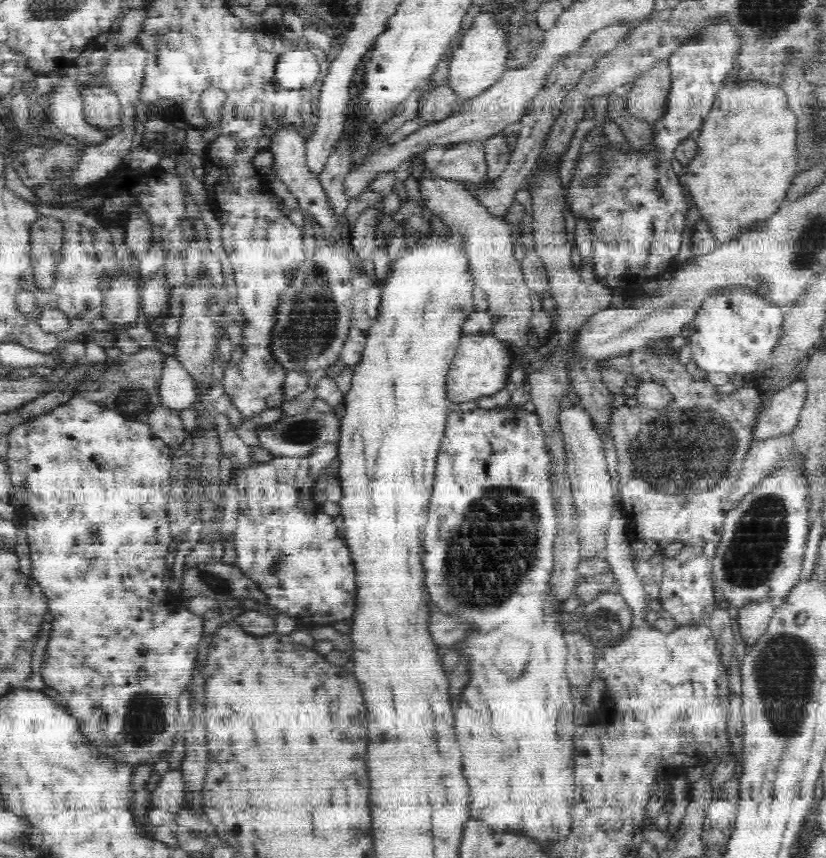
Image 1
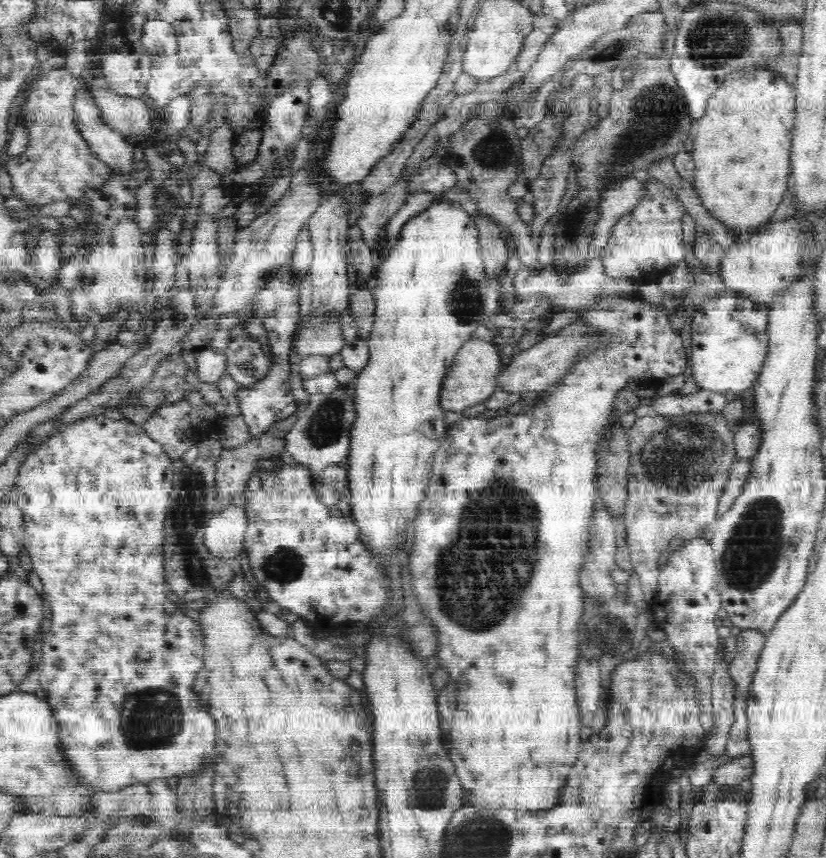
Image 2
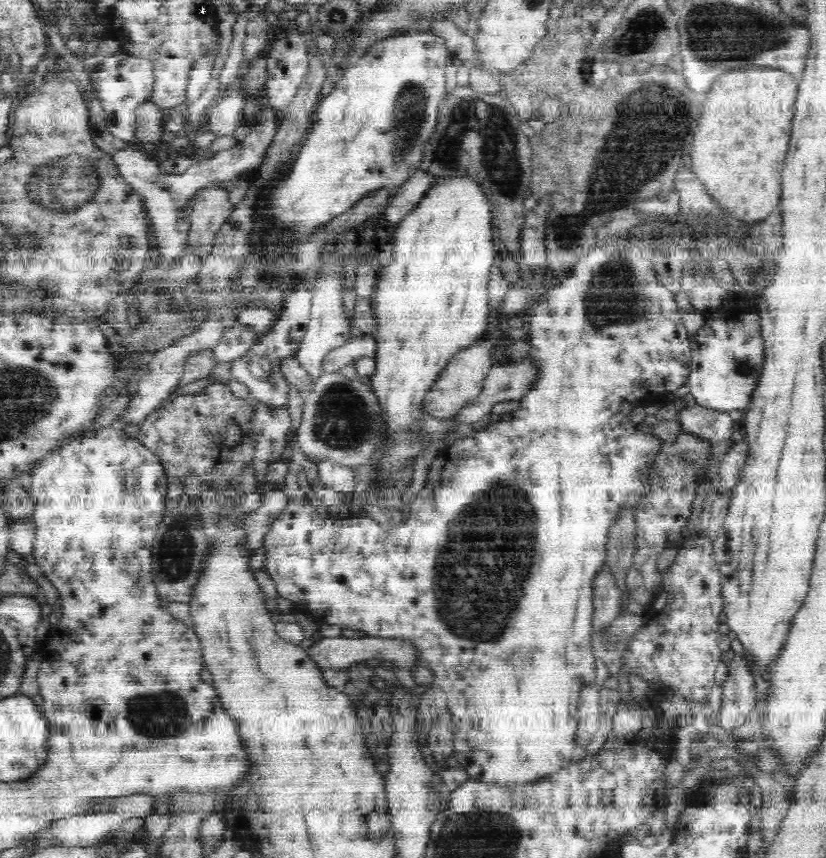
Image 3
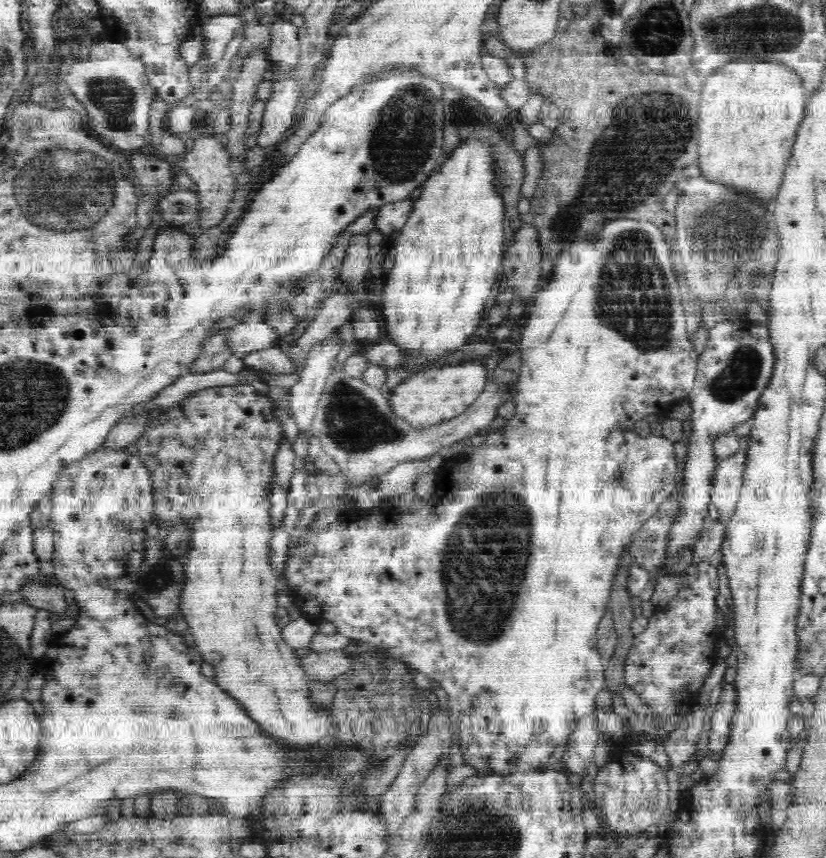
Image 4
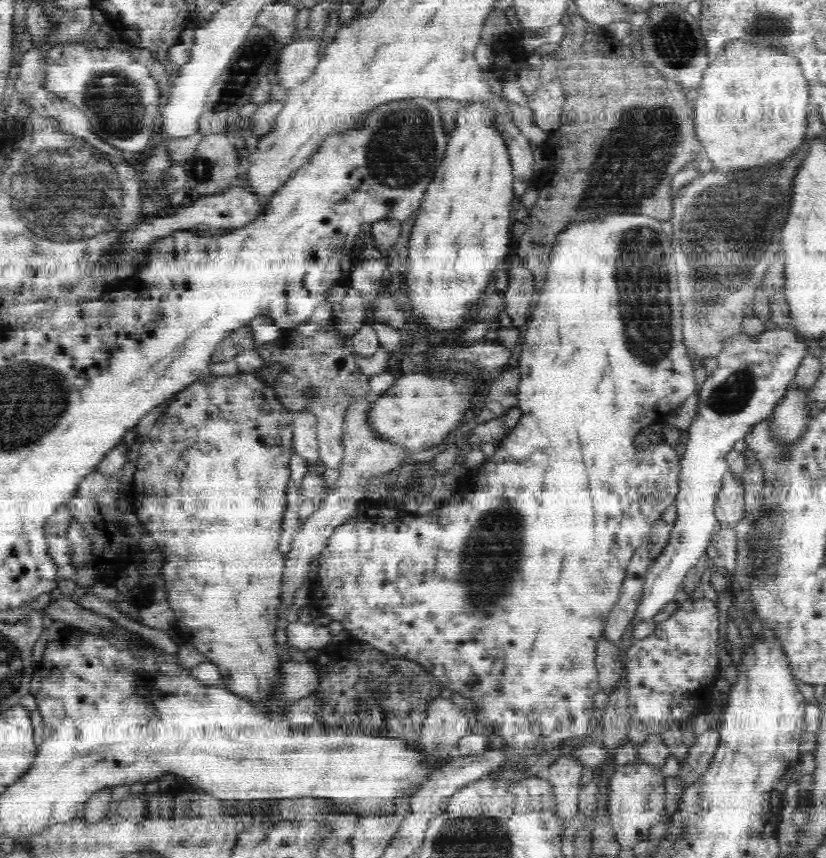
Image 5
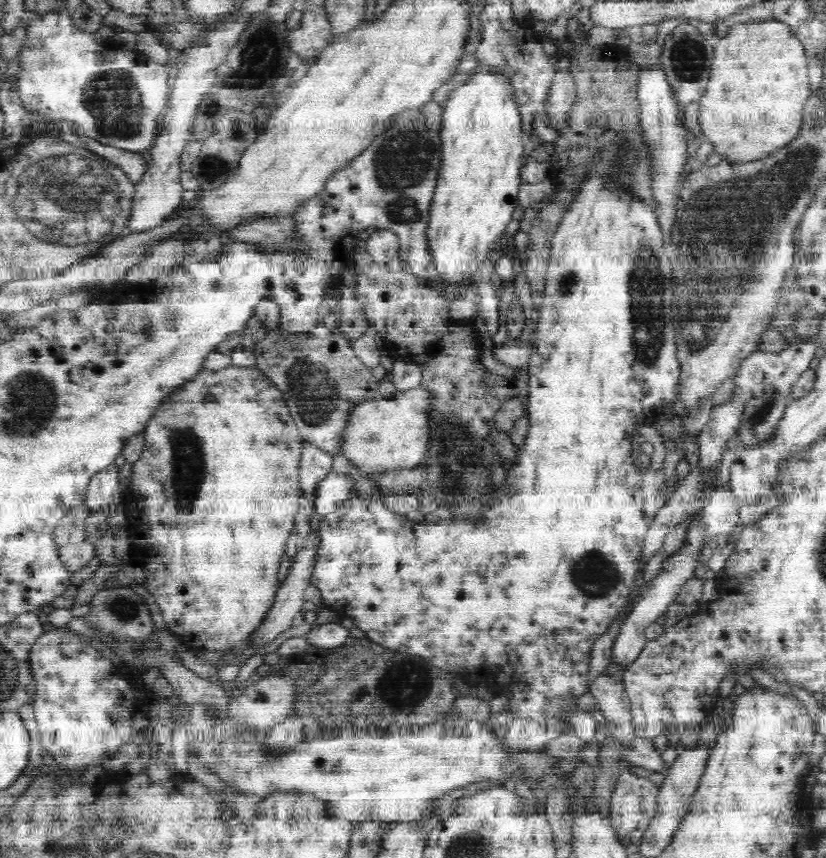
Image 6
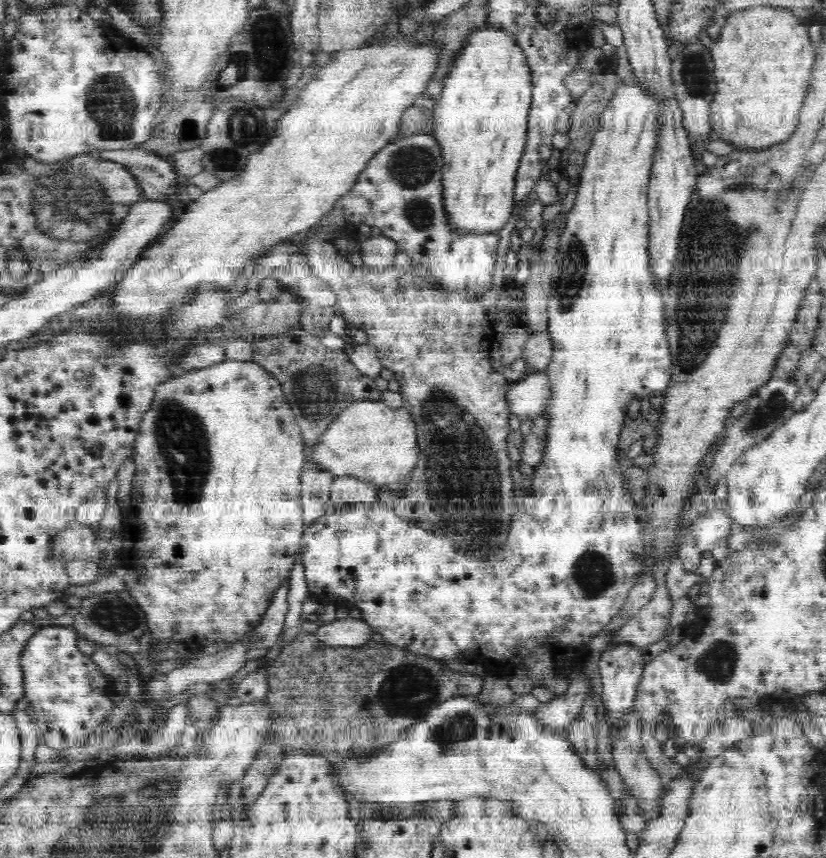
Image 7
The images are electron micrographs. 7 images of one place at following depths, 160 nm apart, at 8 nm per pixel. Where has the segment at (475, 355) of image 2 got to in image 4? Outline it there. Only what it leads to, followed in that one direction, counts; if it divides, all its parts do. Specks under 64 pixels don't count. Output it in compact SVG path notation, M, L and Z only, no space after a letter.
M484 357L464 358L457 364L442 364L441 367L432 366L424 369L418 377L403 381L391 393L392 406L414 426L436 424L462 414L478 398L484 384L488 382L488 370L483 359Z

